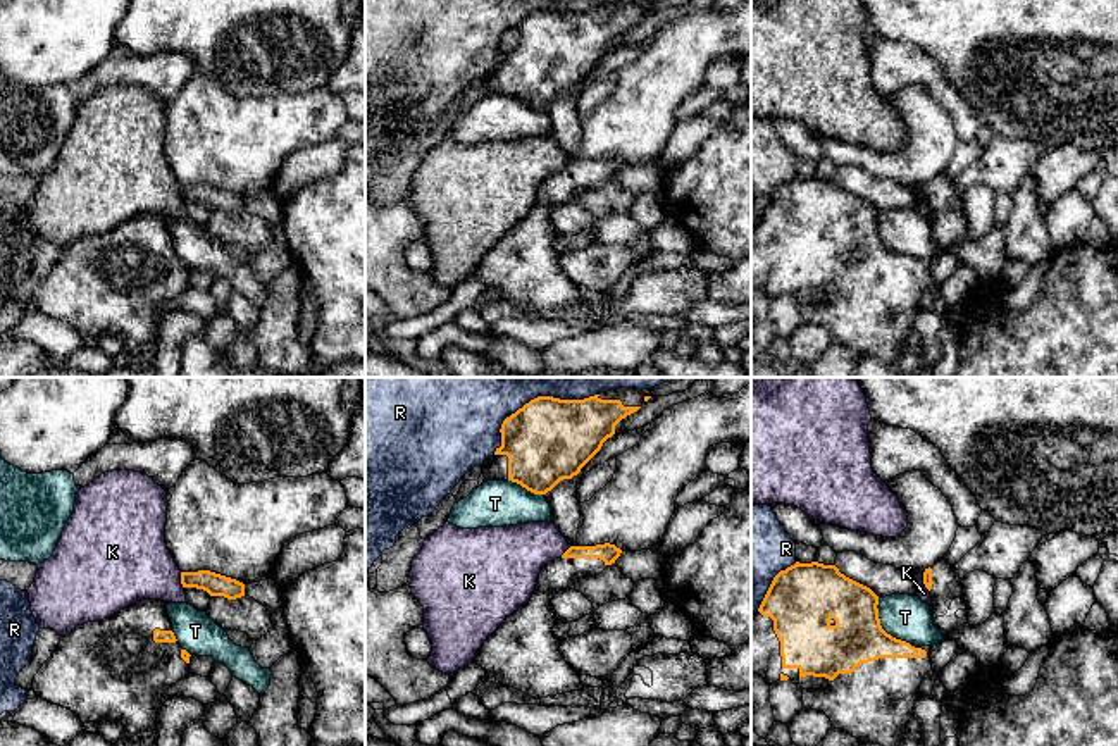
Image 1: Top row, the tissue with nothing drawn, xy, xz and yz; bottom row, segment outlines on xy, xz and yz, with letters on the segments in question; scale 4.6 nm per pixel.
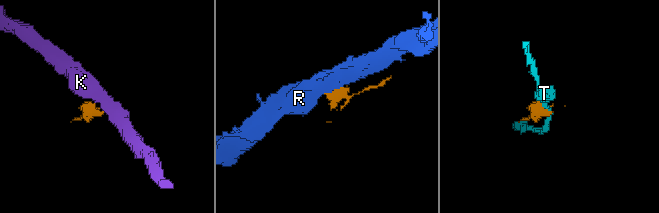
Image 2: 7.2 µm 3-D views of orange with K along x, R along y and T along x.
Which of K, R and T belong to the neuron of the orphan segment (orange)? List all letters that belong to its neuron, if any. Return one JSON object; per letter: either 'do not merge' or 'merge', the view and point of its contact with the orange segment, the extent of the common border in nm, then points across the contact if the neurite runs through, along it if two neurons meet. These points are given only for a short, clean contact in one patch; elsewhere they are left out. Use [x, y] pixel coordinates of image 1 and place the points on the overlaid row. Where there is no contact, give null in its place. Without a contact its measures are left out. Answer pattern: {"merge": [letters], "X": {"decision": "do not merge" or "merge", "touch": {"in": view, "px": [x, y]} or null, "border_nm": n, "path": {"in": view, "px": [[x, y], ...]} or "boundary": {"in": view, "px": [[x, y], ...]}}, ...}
{"merge": [], "K": {"decision": "do not merge", "touch": {"in": "xy", "px": [181, 581]}, "border_nm": 80, "boundary": {"in": "xy", "px": [[180, 572], [183, 588]]}}, "R": {"decision": "do not merge", "touch": {"in": "xz", "px": [534, 398]}, "border_nm": 550}, "T": {"decision": "do not merge", "touch": {"in": "yz", "px": [881, 627]}, "border_nm": 280}}

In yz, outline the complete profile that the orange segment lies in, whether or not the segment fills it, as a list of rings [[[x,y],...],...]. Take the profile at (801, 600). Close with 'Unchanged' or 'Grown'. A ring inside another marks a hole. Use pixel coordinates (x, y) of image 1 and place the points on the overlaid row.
[[[796,562],[773,577],[758,612],[751,617],[751,672],[768,684],[799,681],[806,675],[825,677],[830,684],[823,691],[803,689],[803,708],[825,713],[835,729],[860,743],[899,746],[920,698],[920,684],[934,675],[930,662],[934,646],[915,646],[887,634],[880,625],[877,605],[879,596],[870,587],[846,577],[835,565]]]. Grown

